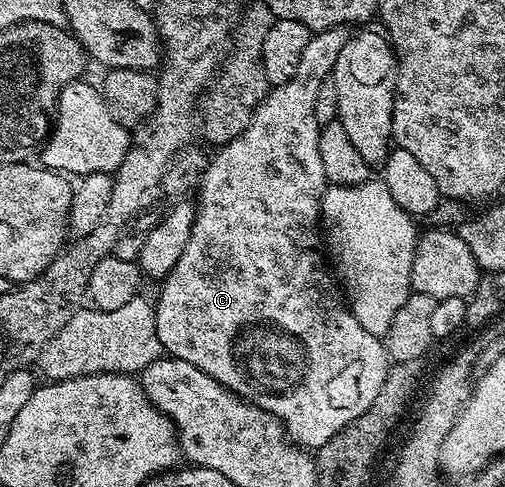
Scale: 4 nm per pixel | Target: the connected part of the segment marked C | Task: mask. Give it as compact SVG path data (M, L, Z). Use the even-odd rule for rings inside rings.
M347 26L331 27L326 31L313 34L311 41L302 52L302 61L298 61L298 73L290 77L282 85L272 87L265 99L256 106L250 125L234 141L223 144L215 156L209 158L204 168L202 182L199 184L200 203L195 204L196 220L190 229L190 241L186 241L186 249L182 249L182 257L178 257L178 265L163 280L160 300L155 300L156 328L161 348L171 358L190 361L202 373L214 377L228 391L235 393L239 399L253 403L258 409L270 413L284 424L287 438L291 442L305 448L315 449L330 441L336 433L354 421L359 414L364 414L371 408L371 403L378 396L386 381L390 360L388 348L382 342L381 336L371 335L354 317L351 306L346 302L329 264L326 262L326 251L322 246L322 227L320 217L320 202L326 188L329 186L326 173L322 173L322 156L318 153L318 137L321 124L314 117L314 101L318 98L318 89L331 76L338 61L338 53L348 44L350 31Z

